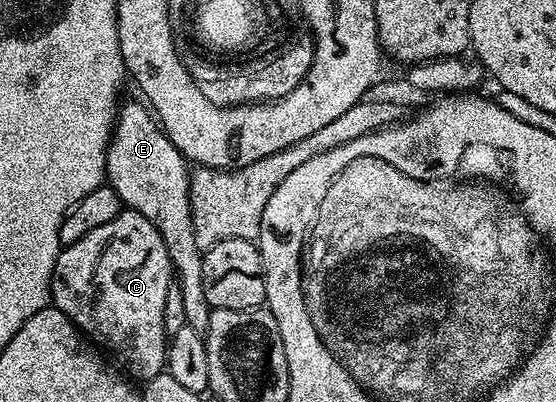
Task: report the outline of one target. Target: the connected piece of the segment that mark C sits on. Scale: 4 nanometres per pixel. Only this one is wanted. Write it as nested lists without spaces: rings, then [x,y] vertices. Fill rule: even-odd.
[[[124,210],[112,222],[84,234],[80,242],[63,247],[50,279],[50,298],[53,307],[59,308],[95,345],[103,344],[98,346],[107,353],[115,352],[117,363],[135,381],[145,382],[166,367],[164,306],[174,279],[174,267],[160,230],[144,214]]]

